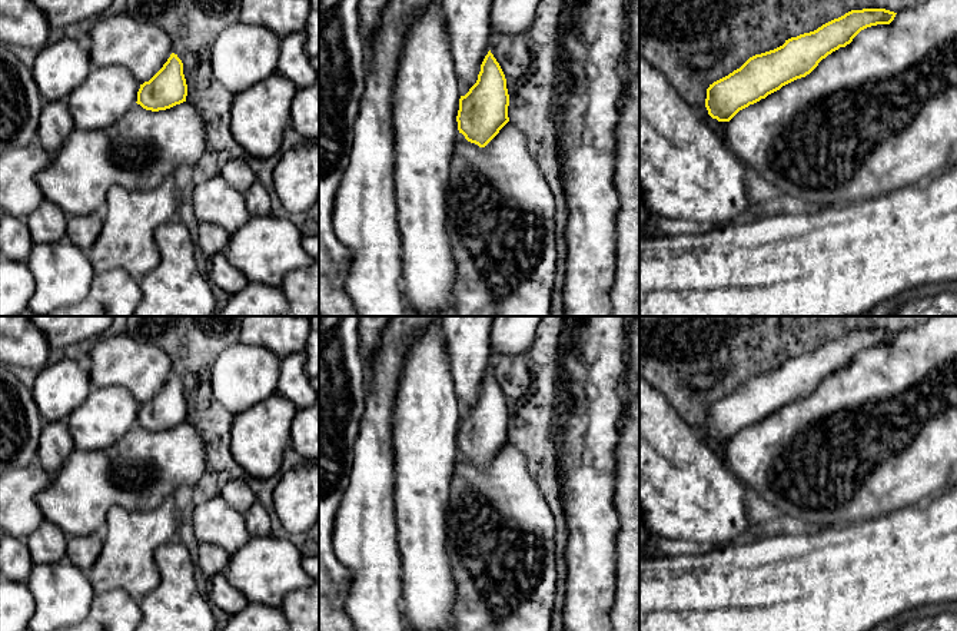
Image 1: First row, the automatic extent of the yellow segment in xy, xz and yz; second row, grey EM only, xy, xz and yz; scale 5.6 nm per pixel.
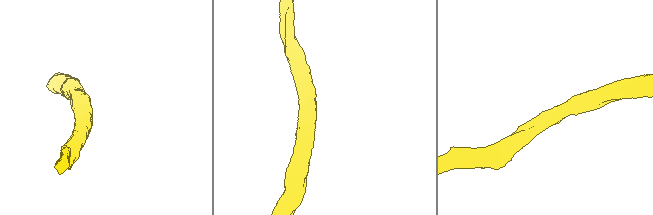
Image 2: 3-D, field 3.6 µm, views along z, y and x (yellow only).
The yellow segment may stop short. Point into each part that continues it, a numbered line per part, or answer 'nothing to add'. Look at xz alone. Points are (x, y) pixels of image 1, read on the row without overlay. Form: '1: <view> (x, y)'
nothing to add

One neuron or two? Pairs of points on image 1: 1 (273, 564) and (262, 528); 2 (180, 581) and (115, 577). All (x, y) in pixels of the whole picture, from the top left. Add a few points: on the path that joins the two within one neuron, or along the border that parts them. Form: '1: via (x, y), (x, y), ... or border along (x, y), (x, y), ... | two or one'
1: border along (271, 534), (251, 537) | two
2: border along (160, 545), (155, 553), (159, 583), (138, 601) | two

